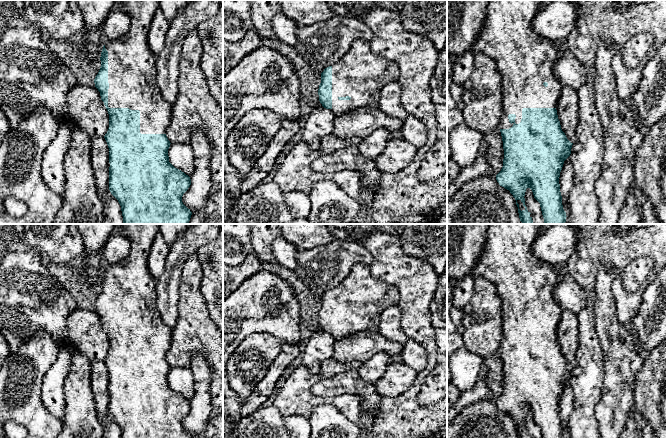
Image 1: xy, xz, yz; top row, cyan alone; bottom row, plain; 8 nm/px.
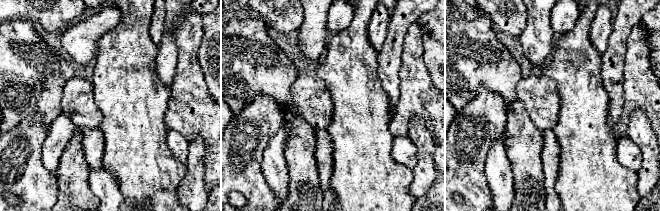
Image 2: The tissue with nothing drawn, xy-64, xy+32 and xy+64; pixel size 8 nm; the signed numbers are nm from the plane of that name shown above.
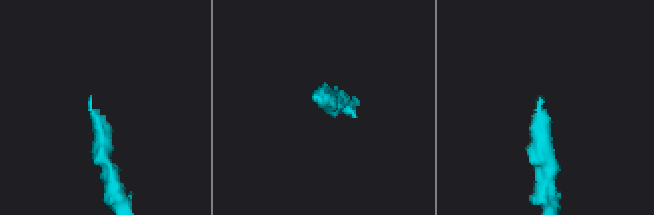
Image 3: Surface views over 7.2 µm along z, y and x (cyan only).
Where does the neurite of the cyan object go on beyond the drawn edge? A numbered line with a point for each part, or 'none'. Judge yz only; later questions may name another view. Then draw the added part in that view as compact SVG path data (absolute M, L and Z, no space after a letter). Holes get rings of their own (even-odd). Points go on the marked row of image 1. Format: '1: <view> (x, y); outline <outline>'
1: yz (525, 60); outline M489 0L483 29L472 50L484 53L496 63L501 75L503 116L500 129L509 129L522 119L523 108L556 108L562 90L561 82L554 75L554 65L558 60L554 41L537 35L532 29L532 19L543 8L542 0Z

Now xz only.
1: xz (360, 74); outline M356 39L349 51L332 65L332 111L336 116L360 108L379 108L382 87L400 76L396 62L376 55L370 48L370 42Z

